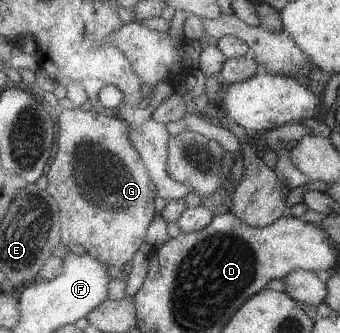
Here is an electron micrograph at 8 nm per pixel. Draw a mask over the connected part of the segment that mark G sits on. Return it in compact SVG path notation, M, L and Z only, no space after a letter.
M60 109L54 113L58 125L58 150L46 175L50 181L47 191L56 199L61 210L62 243L68 248L80 245L101 263L121 270L132 262L134 255L146 243L146 231L154 217L158 216L154 211L154 199L158 195L141 153L131 139L131 125L117 117L99 115L91 109Z

